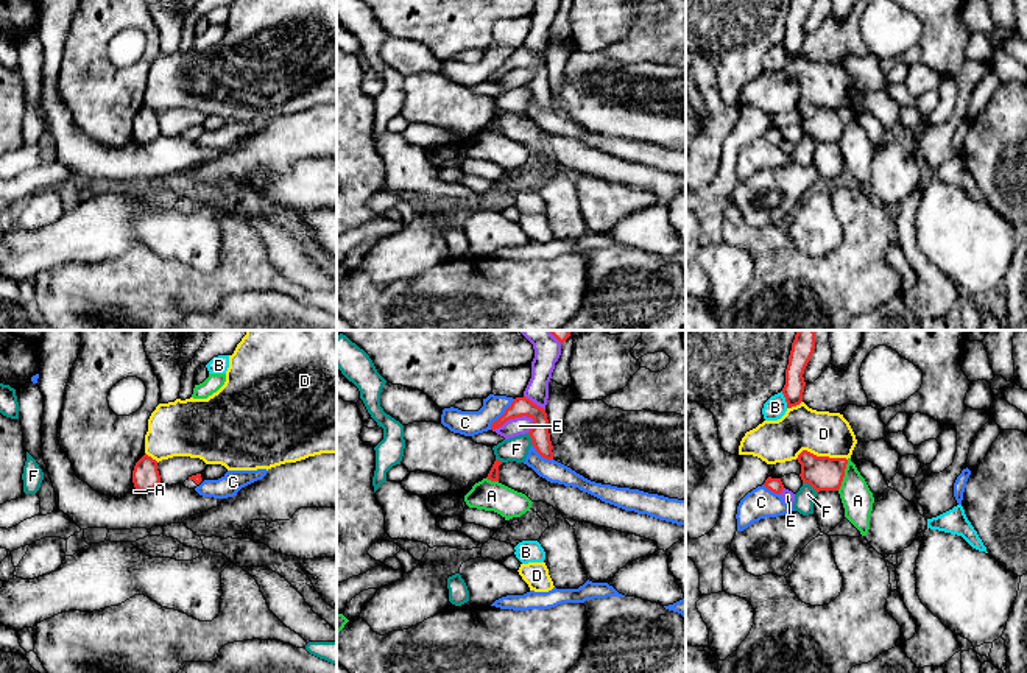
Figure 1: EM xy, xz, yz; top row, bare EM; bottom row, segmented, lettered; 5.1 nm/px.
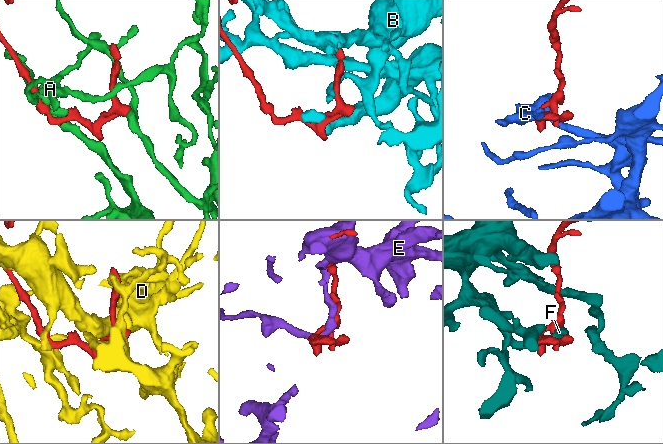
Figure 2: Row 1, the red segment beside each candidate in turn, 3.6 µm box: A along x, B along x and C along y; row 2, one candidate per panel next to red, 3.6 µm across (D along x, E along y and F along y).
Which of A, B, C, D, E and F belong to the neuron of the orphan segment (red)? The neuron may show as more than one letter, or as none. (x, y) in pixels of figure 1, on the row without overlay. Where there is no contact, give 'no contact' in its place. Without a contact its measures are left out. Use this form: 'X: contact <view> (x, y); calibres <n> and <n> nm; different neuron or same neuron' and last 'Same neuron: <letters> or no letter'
A: contact yz (843, 126); calibres 180 and 160 nm; different neuron
B: contact yz (786, 50); calibres 110 and 110 nm; different neuron
C: contact xz (502, 66); calibres 100 and 130 nm; different neuron
D: contact yz (822, 108); calibres 180 and 240 nm; different neuron
E: contact xz (513, 69); calibres 100 and 90 nm; different neuron
F: contact yz (811, 136); calibres 180 and 100 nm; different neuron
Same neuron: no letter

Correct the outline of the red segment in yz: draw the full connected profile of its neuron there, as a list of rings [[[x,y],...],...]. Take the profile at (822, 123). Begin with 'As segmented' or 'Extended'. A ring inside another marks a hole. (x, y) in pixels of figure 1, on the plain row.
As segmented. [[[803,101],[796,111],[801,115],[803,134],[809,134],[817,143],[840,140],[848,115],[846,109],[817,107]]]

